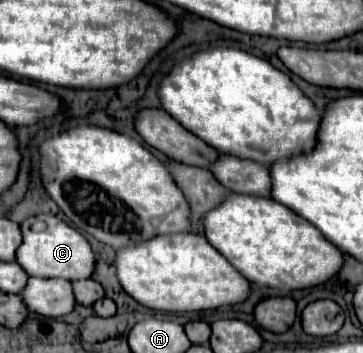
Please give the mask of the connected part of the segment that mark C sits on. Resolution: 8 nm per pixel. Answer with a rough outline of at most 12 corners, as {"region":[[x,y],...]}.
{"region":[[58,217],[20,223],[16,263],[28,275],[86,279],[88,241]]}

